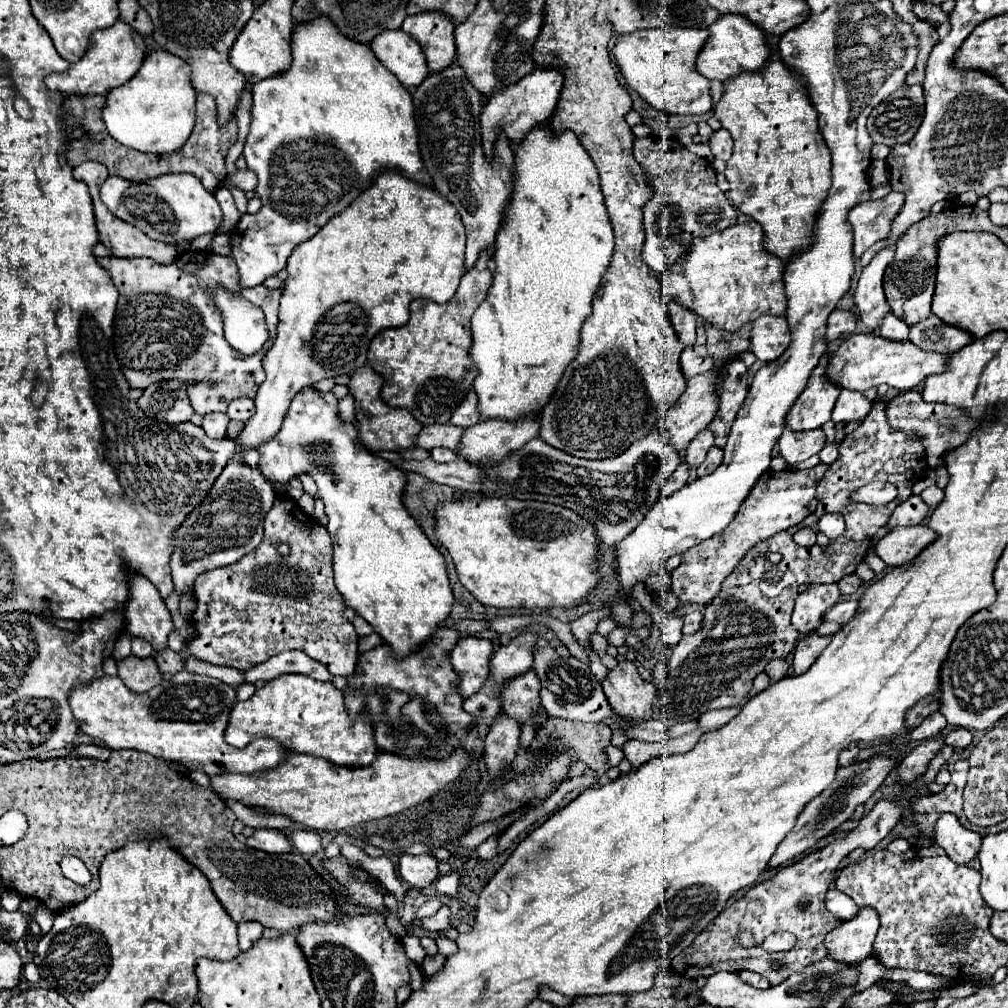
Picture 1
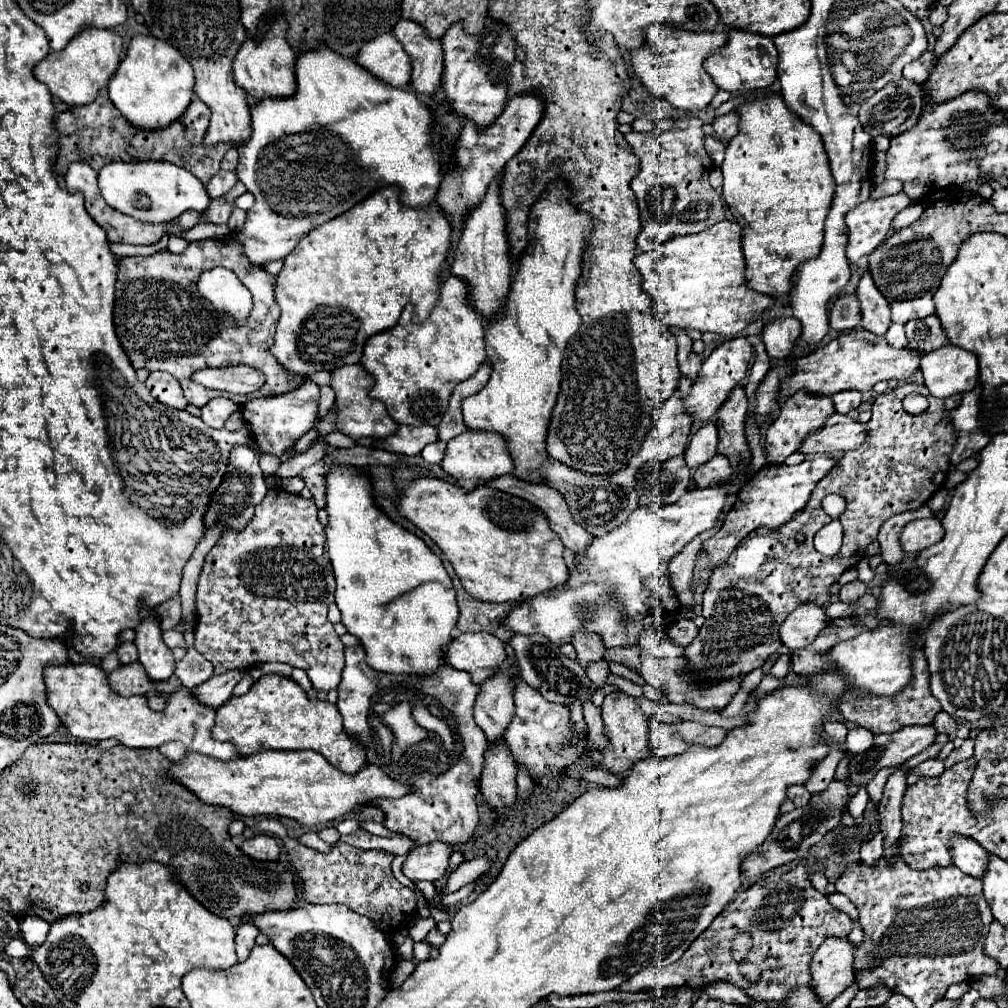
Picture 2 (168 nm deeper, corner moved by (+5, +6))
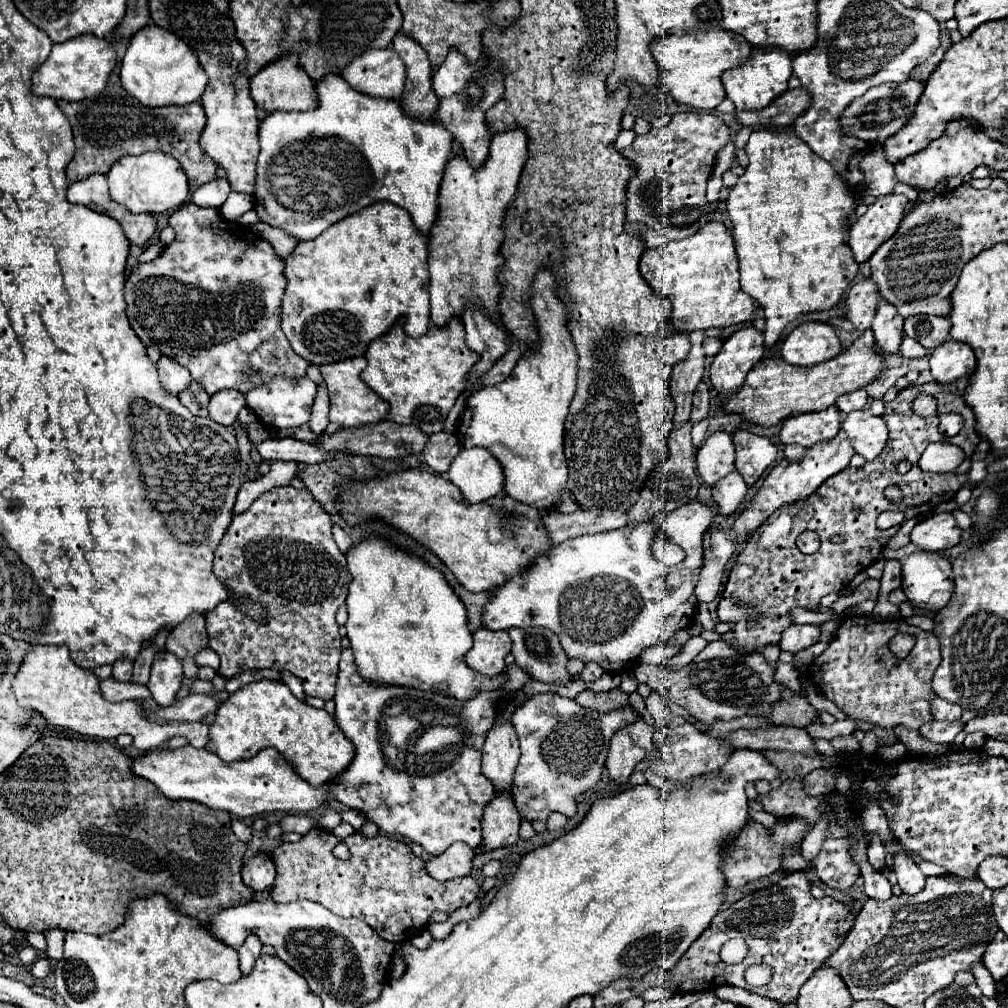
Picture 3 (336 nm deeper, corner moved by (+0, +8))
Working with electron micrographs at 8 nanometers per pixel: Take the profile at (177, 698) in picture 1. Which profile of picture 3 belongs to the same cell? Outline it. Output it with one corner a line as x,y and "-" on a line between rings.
34,645
32,651
24,657
22,667
16,673
12,683
14,695
22,707
32,707
40,711
50,725
72,729
80,735
100,737
100,739
116,739
122,733
132,735
134,747
140,751
152,751
162,747
168,739
176,735
184,735
190,739
194,747
208,745
208,723
194,721
194,723
158,723
146,715
146,707
138,701
120,701
110,703
100,693
100,681
94,677
92,671
76,667
70,659
66,645
62,647
46,647

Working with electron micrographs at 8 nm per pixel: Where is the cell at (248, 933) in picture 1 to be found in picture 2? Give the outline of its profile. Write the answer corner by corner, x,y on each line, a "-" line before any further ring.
243,923
239,929
237,929
237,937
235,937
235,943
237,943
237,957
239,961
245,961
251,953
251,949
255,947
255,937
259,935
257,927
253,927
253,923

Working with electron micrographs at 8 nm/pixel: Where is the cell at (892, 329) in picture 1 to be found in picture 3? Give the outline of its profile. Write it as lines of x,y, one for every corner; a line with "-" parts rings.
904,337
904,339
902,339
902,345
900,345
900,353
902,353
904,357
922,357
922,355
926,355
928,351
926,351
922,345
918,345
914,339

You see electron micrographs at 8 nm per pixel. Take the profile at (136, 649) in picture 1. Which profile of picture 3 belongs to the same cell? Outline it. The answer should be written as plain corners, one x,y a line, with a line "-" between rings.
122,657
114,663
112,677
118,679
118,681
130,681
132,679
132,669
134,669
134,661
130,661
128,657

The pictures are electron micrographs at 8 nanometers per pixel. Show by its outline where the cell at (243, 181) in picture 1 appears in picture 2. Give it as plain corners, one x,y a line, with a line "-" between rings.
219,171
219,173
205,185
205,191
209,193
211,199
215,199
215,197
225,195
235,183
237,183
237,175
235,175
233,171

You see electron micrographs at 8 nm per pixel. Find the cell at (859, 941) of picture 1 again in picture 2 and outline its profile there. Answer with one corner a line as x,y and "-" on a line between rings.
829,937
811,959
811,989
823,1005
829,1005
853,985
853,943

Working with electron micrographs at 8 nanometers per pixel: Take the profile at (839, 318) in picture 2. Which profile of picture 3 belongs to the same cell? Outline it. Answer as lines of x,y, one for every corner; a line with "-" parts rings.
864,279
852,285
848,291
848,297
844,299
844,309
846,309
846,319
862,333
870,327
872,317
876,313
876,303
878,303
878,287
874,281

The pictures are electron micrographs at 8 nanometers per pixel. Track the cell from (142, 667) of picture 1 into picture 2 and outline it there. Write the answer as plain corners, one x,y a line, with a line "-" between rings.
131,663
131,665
119,667
111,675
107,675
107,679
109,679
109,687
113,687
113,691
121,697
147,695
149,691
173,693
181,685
181,681
177,677
171,677
169,681
163,681
163,683
151,683
147,679
141,663

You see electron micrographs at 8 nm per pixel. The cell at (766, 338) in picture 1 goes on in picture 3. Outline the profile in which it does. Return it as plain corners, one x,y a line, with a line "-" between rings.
806,321
782,339
780,353
792,365
810,367
836,357
840,353
840,341
830,325

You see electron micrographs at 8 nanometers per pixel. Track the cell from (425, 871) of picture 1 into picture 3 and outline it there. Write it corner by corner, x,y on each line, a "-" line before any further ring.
464,843
450,845
442,855
430,857
424,867
430,873
430,877
438,881
450,881
456,877
466,877
472,869
472,857
474,851
466,847

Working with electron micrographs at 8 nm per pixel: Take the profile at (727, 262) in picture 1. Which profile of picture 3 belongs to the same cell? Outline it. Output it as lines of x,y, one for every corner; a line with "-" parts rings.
722,221
706,223
698,233
658,249
646,249
640,273
648,285
672,303
670,325
676,331
730,327
754,319
756,301
740,289
738,257
732,233

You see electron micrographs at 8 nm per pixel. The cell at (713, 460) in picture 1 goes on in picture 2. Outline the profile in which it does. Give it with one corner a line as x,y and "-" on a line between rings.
715,455
709,463
693,471
693,481
697,483
697,487
717,487
727,483
731,475
733,475
733,469
729,461
723,455

